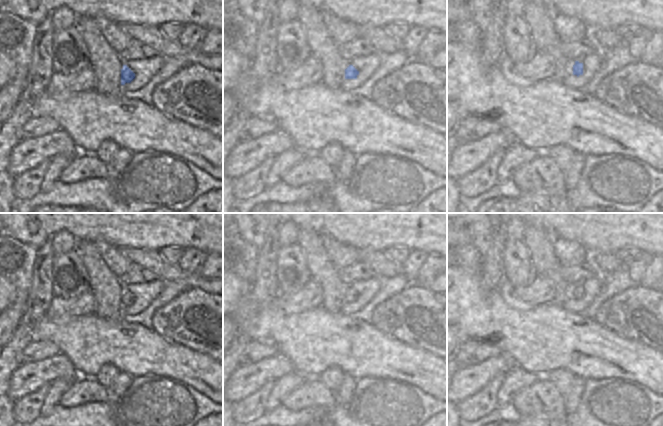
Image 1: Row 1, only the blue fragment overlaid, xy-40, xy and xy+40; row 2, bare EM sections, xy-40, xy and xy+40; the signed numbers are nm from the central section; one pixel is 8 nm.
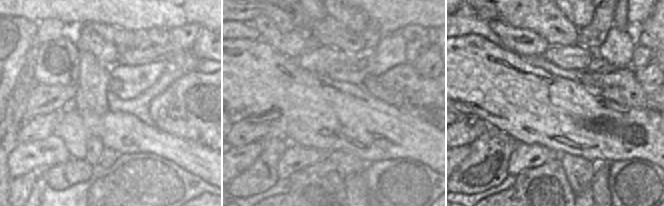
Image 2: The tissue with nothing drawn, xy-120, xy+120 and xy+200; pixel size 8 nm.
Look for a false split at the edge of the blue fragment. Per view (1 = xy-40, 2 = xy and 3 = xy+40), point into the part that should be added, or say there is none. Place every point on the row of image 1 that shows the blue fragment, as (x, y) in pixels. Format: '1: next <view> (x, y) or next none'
1: next none
2: next none
3: next none

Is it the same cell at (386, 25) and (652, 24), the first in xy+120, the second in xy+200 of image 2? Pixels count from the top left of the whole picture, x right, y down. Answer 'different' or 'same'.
different

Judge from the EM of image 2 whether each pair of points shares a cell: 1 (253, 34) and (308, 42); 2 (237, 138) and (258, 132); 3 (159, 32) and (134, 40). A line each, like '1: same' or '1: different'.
1: different
2: same
3: different

